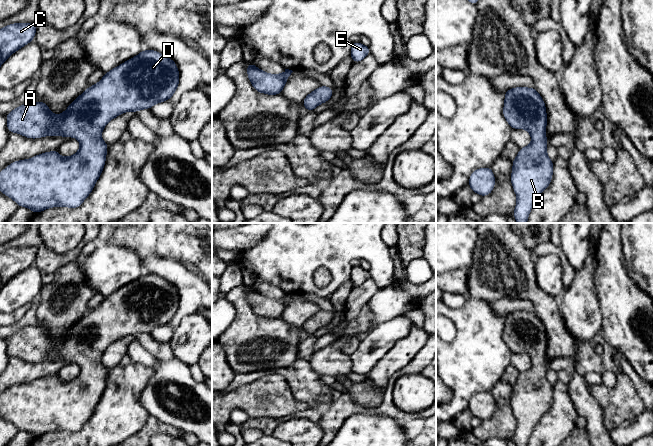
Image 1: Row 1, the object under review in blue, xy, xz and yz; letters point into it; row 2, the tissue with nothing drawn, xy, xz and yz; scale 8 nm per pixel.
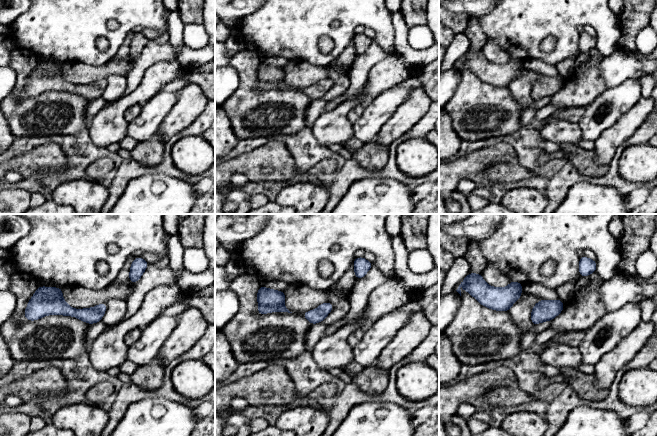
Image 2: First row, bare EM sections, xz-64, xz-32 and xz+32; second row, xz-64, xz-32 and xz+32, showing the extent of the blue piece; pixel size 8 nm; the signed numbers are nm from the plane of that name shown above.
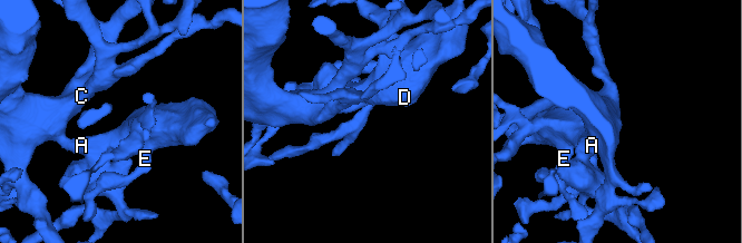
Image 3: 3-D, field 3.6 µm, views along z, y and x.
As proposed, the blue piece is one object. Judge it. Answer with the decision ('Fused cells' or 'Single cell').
Single cell

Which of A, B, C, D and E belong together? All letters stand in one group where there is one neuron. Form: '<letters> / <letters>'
A B C D E

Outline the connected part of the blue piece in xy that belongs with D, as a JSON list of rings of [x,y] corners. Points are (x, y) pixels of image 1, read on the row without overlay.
[[[146,273],[106,296],[97,308],[88,311],[61,339],[53,338],[47,328],[41,325],[26,326],[10,335],[6,338],[7,353],[10,357],[19,357],[31,363],[44,360],[74,361],[80,365],[80,372],[77,377],[70,381],[62,381],[58,374],[55,374],[41,377],[31,383],[10,387],[5,394],[0,395],[0,415],[13,423],[19,431],[27,431],[34,438],[52,431],[80,431],[94,413],[106,386],[108,368],[100,361],[106,348],[125,336],[133,335],[137,337],[142,333],[150,333],[157,327],[168,325],[174,319],[179,303],[177,289],[172,283],[157,275]]]

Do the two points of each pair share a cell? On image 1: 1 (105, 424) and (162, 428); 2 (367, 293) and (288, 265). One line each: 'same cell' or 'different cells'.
1: different cells
2: different cells

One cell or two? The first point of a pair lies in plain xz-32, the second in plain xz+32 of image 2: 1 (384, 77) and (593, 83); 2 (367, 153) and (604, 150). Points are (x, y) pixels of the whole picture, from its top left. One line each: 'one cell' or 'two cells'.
1: two cells
2: two cells

